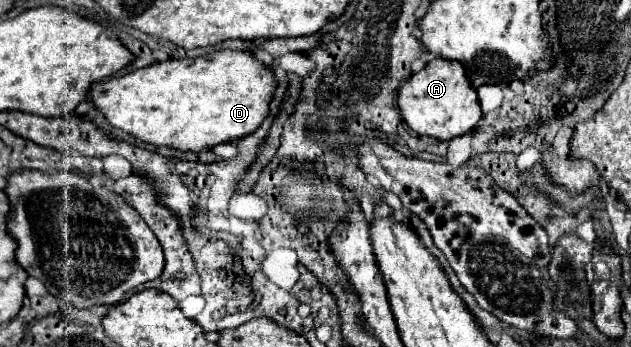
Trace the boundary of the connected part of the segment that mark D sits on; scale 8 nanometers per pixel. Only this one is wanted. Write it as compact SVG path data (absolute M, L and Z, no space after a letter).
M218 50L200 58L184 60L174 58L166 62L156 62L148 68L140 68L124 76L106 78L100 84L92 86L90 100L96 104L96 108L106 116L106 120L112 126L136 136L142 142L202 152L222 142L236 142L252 134L256 128L260 128L262 120L270 112L274 90L276 90L274 72L260 60L256 60L252 52Z

